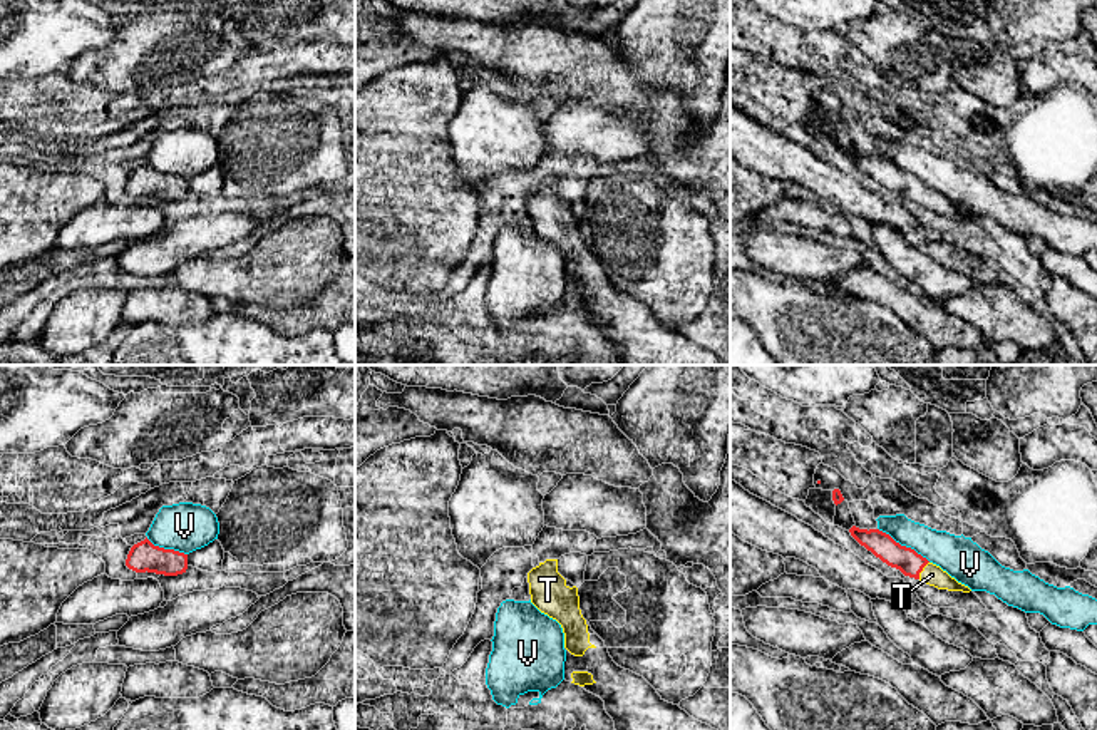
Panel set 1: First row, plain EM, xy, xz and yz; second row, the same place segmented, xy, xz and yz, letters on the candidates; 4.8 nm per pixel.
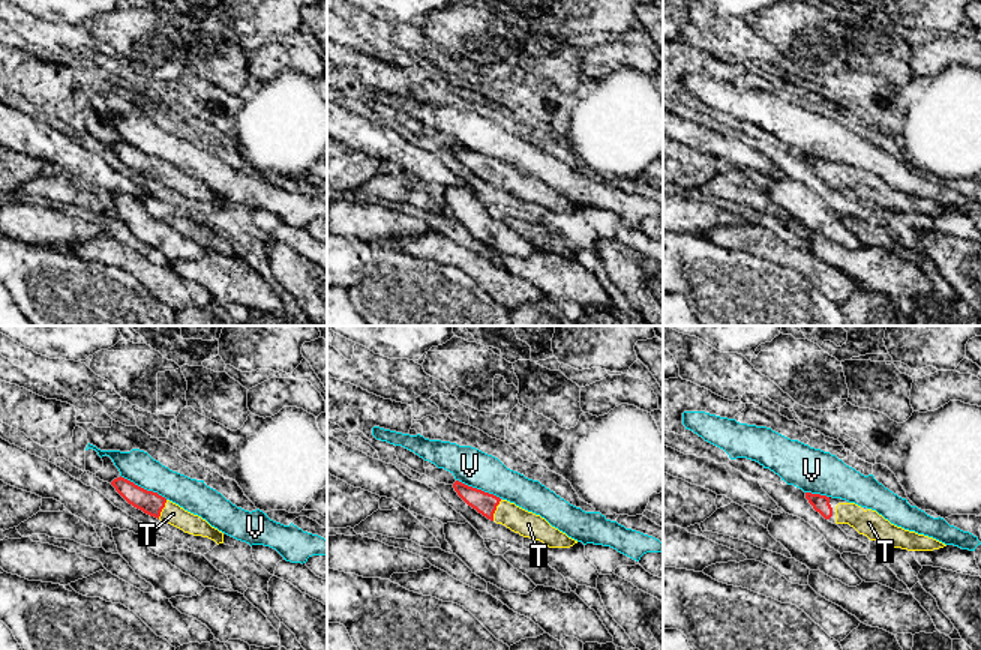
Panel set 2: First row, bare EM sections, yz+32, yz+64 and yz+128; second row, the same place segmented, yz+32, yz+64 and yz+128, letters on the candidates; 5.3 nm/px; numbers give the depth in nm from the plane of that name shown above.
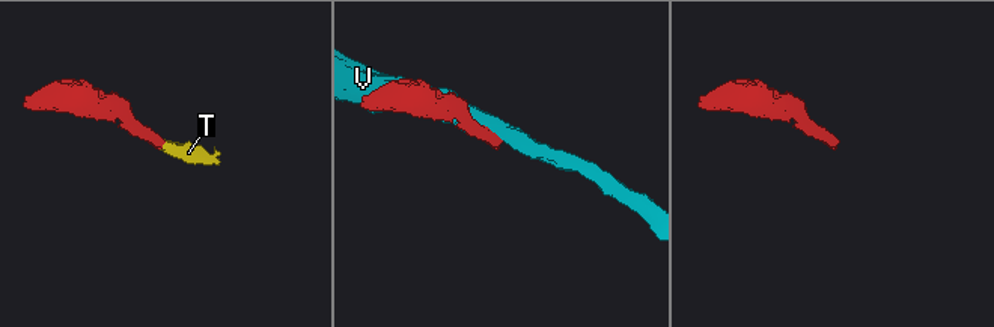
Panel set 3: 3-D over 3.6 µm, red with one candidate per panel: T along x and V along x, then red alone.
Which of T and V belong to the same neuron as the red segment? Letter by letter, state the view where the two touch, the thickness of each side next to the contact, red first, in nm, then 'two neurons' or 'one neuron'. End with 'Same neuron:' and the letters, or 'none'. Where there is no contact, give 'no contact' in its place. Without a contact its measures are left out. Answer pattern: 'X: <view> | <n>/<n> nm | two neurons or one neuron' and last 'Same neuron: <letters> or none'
T: yz | 120/100 nm | one neuron
V: yz | 120/190 nm | two neurons
Same neuron: T

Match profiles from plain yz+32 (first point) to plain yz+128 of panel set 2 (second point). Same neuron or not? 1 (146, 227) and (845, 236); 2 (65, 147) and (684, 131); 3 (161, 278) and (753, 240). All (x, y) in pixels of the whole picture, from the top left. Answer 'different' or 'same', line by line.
1: same
2: same
3: same

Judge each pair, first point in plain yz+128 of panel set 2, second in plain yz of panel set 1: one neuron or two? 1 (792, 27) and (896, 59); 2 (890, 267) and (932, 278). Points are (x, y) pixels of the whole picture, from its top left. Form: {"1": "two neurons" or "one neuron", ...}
{"1": "one neuron", "2": "two neurons"}

